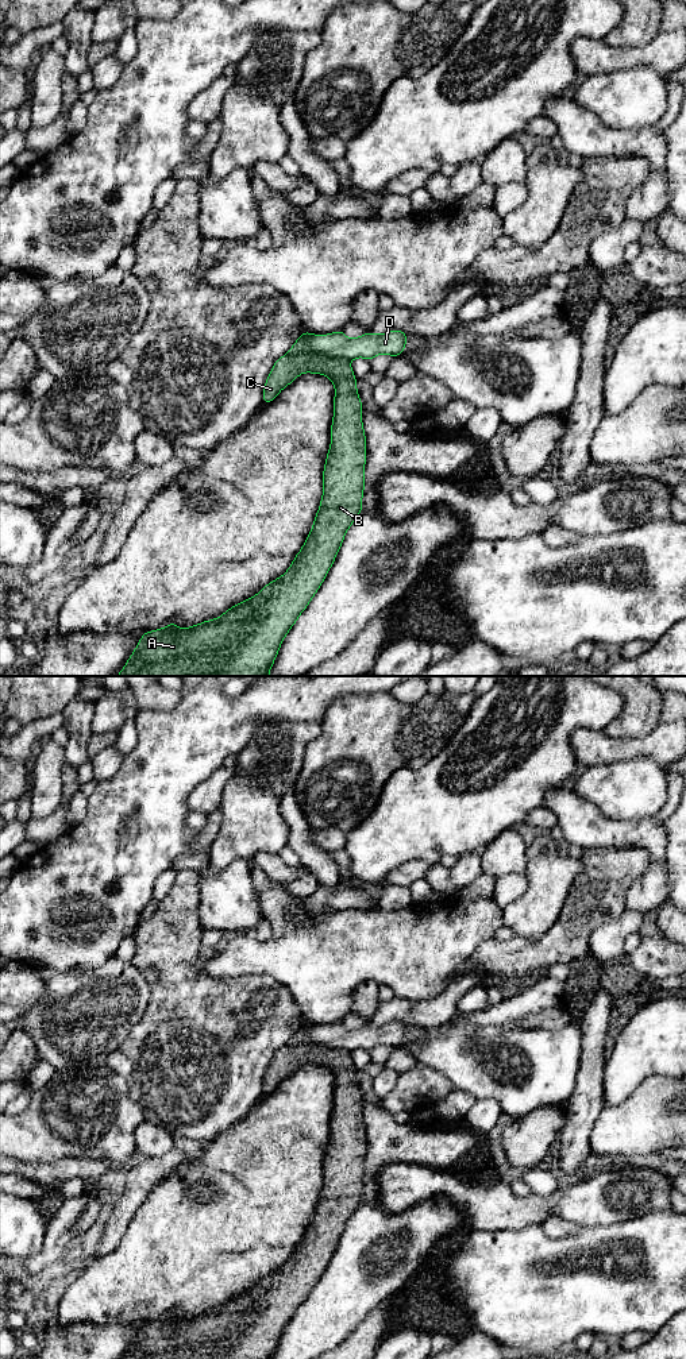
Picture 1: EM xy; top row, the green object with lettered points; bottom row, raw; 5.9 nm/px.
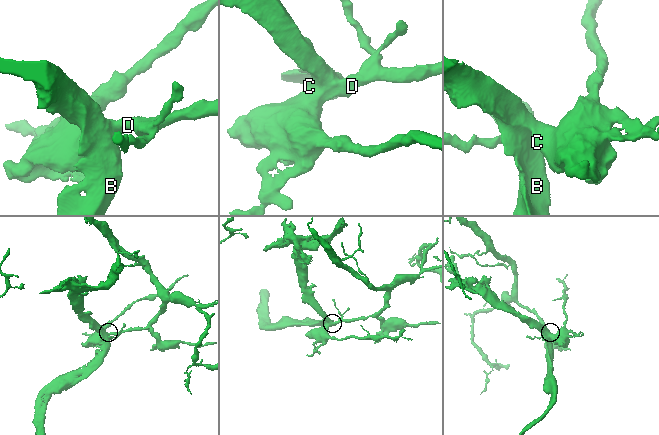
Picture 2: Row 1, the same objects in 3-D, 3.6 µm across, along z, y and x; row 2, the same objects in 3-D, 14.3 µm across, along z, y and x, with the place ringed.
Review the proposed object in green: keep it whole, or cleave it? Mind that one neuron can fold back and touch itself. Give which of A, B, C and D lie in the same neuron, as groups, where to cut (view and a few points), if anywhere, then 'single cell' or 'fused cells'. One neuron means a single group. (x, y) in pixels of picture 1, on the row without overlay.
A B C / D | xy (309, 1027), (309, 1039), (312, 1042), (342, 1047), (349, 1051) | fused cells

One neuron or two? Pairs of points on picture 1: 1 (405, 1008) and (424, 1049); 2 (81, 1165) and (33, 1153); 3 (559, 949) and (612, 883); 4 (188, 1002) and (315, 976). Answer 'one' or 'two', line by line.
1: two
2: two
3: one
4: two

